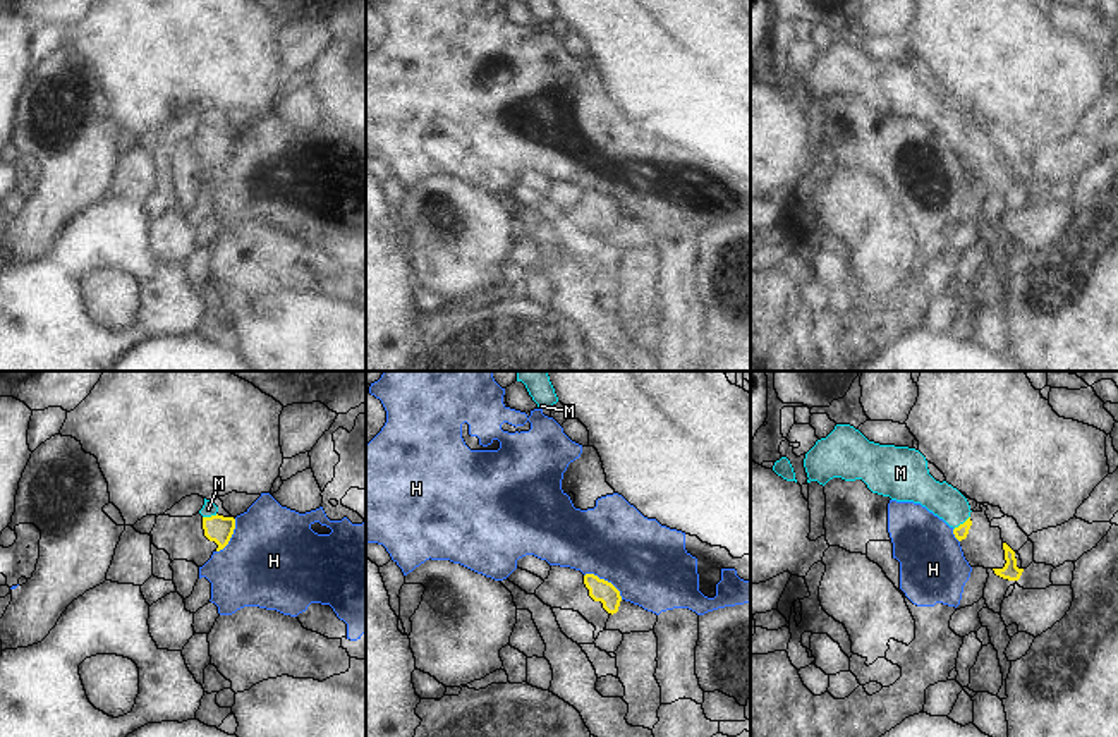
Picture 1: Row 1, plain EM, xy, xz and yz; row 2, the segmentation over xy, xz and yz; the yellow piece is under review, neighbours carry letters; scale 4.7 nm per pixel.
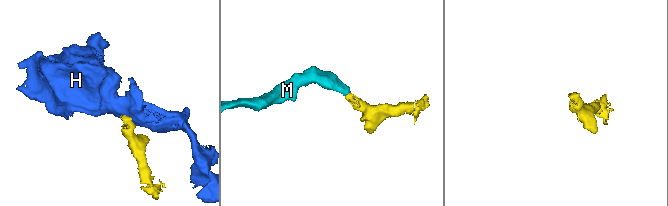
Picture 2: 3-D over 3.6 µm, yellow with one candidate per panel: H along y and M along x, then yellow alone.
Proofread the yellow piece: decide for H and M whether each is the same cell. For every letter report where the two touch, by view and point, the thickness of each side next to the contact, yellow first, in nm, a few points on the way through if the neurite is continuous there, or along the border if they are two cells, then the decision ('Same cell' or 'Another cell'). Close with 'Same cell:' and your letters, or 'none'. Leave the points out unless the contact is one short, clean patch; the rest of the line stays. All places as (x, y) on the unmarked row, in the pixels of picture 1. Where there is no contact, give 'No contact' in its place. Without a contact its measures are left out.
H: Touches yellow at xz (603, 194). Thickness 110 nm (yellow) against 380 nm. Another cell
M: Touches yellow at yz (960, 140). Thickness 70 nm (yellow) against 160 nm. Path across: yz (960, 148), (960, 140), (957, 129), (941, 114). Same cell
Same cell: M

